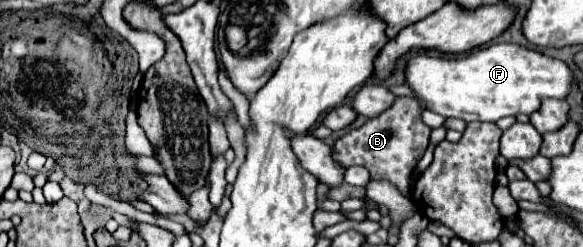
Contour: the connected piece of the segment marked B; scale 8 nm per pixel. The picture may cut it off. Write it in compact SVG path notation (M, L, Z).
M396 97L394 103L386 111L382 111L382 115L368 119L362 127L352 129L336 139L332 147L334 161L346 169L352 165L362 165L370 171L372 179L386 179L394 183L404 195L410 195L410 175L420 157L424 155L432 131L422 123L420 113L420 103L414 97Z

